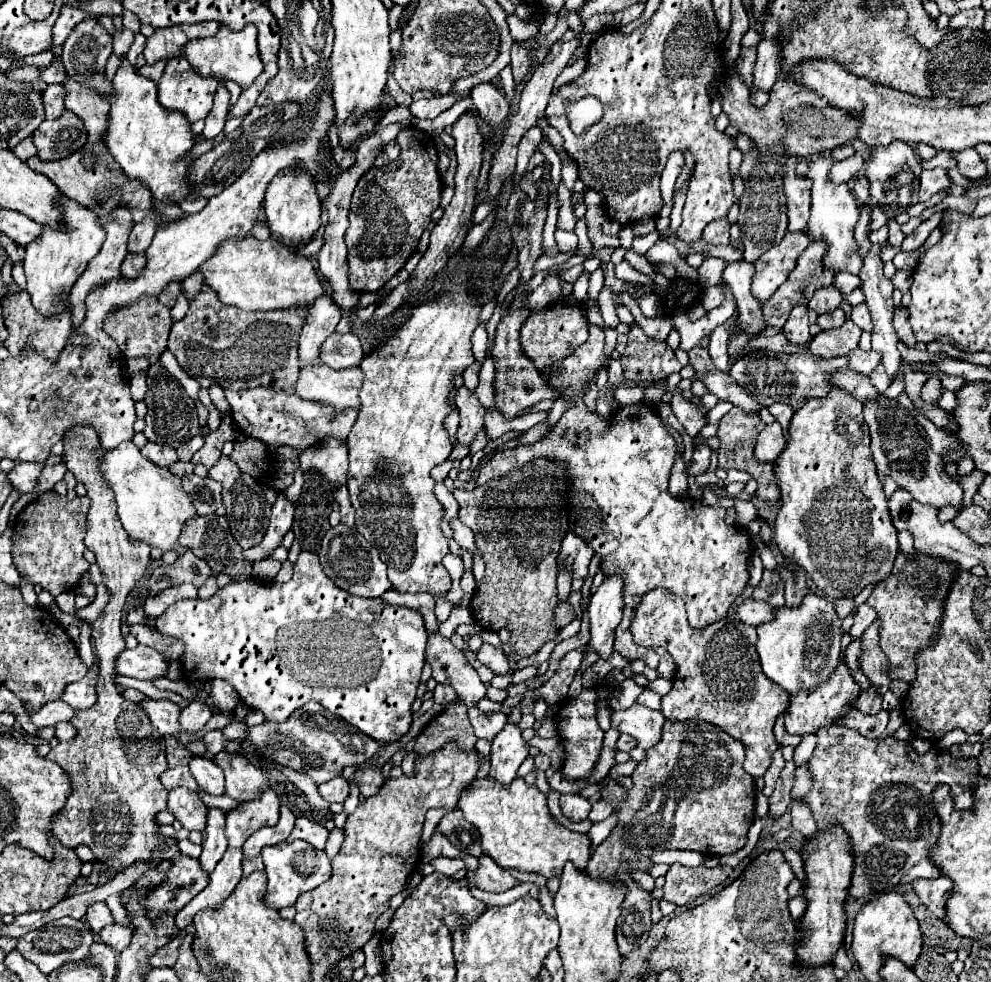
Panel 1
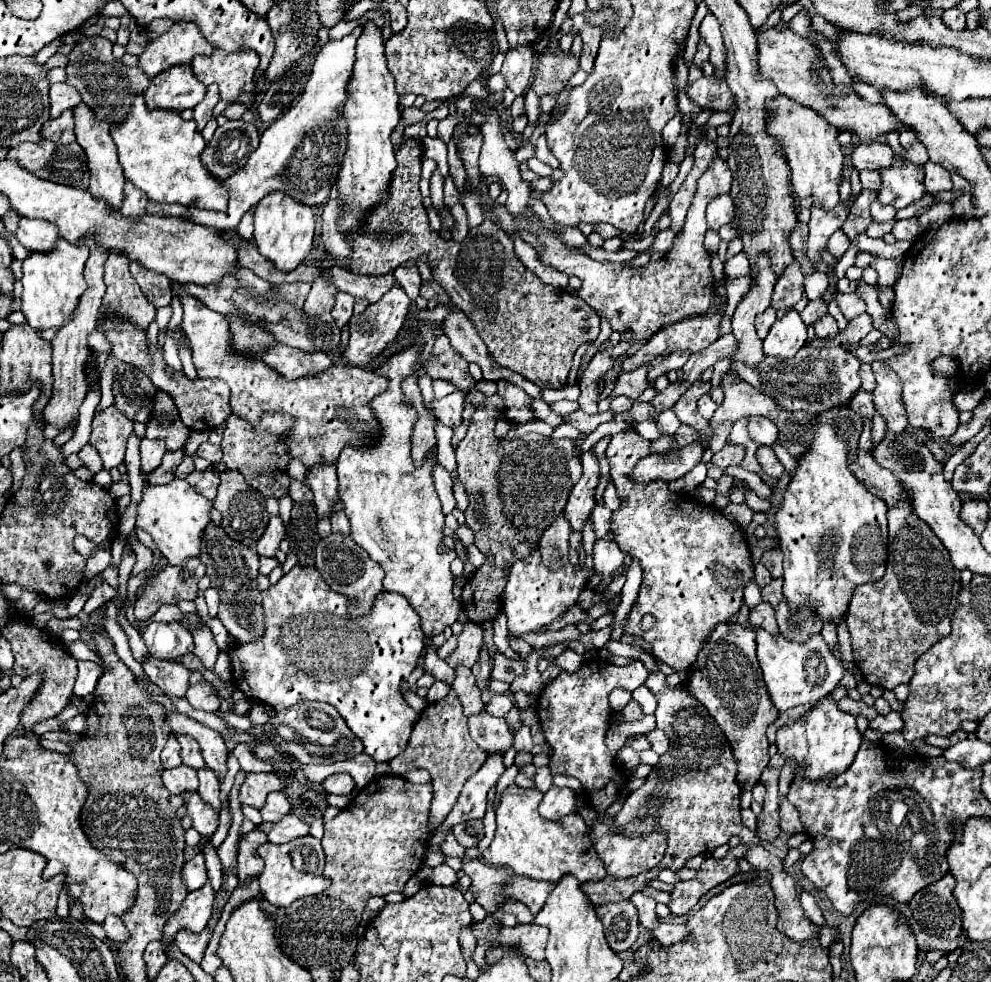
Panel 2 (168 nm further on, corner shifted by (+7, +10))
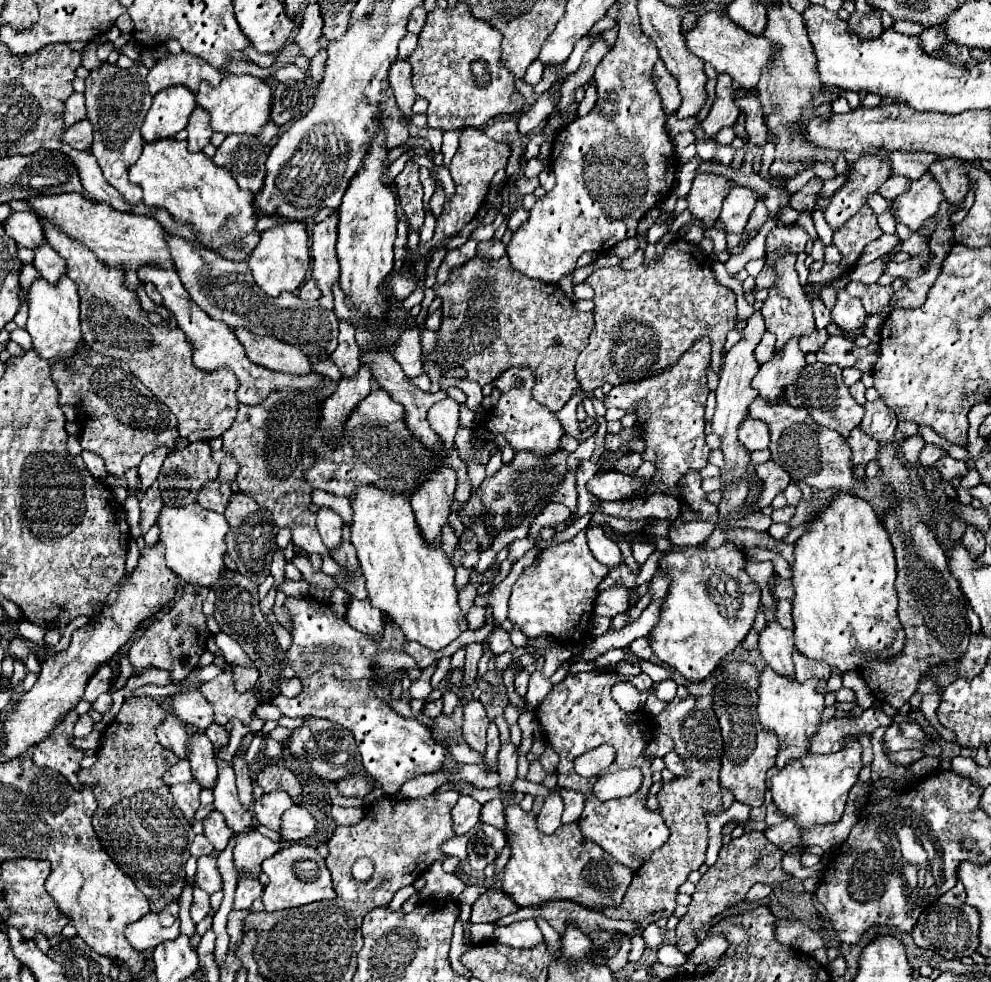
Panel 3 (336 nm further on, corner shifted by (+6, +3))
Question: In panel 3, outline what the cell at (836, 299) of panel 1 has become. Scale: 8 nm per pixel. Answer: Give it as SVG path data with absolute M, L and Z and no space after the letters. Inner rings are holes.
M814 330L812 336L804 336L804 340L800 340L800 350L802 350L804 354L818 352L818 350L826 344L828 338L830 338L830 336L828 336L826 330Z

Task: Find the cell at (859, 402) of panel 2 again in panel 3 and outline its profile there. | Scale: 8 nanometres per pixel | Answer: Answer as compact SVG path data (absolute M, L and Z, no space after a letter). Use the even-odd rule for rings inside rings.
M860 428L852 432L852 436L848 438L848 446L852 450L852 466L866 466L878 454L878 444L870 436L862 434Z

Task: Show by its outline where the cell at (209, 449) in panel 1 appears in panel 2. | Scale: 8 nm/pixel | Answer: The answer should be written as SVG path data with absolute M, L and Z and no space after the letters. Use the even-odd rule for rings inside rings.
M205 441L205 443L199 445L199 449L197 449L195 455L203 457L203 459L209 459L209 461L213 461L213 463L219 463L219 461L221 461L221 447Z

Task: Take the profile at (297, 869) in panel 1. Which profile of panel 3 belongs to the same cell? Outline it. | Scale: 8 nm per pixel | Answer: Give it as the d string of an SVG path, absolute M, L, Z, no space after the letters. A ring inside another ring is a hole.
M292 844L288 848L276 852L272 858L264 860L262 872L270 878L270 884L264 888L264 894L262 894L266 912L274 912L274 910L282 910L282 908L296 908L296 906L304 906L310 902L336 898L332 878L330 878L324 858L310 846Z

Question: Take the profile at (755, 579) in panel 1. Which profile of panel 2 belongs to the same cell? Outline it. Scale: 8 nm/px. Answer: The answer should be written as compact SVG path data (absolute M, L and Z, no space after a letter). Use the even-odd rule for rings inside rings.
M751 579L747 585L745 585L745 605L747 607L751 607L751 605L757 605L757 603L761 603L763 599L761 599L761 591L759 591L759 585Z

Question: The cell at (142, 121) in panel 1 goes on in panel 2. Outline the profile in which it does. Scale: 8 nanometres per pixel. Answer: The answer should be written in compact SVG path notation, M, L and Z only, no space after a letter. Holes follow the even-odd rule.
M137 93L125 119L111 127L111 137L117 145L125 179L145 191L151 201L181 205L195 203L203 209L217 211L227 209L227 193L201 165L199 155L205 149L205 141L201 133L197 133L193 119L185 121L173 109L147 109L143 93Z

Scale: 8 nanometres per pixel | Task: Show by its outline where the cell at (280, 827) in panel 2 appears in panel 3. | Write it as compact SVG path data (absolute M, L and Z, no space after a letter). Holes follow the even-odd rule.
M252 830L248 834L240 834L238 840L236 840L236 846L234 846L234 866L236 866L236 872L238 872L238 878L244 874L244 876L250 876L250 878L258 878L260 876L260 864L270 858L272 854L276 854L280 850L280 842L272 842L270 838L264 838L258 830Z

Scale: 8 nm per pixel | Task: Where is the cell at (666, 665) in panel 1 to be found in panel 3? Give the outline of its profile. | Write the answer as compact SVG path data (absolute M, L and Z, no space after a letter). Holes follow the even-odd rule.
M726 542L714 550L706 550L700 546L680 548L678 552L666 554L660 562L660 568L668 570L674 580L666 594L662 618L658 626L650 632L652 650L662 662L678 670L684 678L692 682L702 682L704 678L708 678L708 674L718 668L726 654L732 654L736 646L744 642L746 634L754 624L756 610L760 608L760 586L746 574L744 554L732 542Z

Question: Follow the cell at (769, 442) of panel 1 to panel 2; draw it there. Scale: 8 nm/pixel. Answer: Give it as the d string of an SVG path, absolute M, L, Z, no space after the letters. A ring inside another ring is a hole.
M751 417L747 423L747 429L749 429L749 437L757 445L773 445L779 433L777 425L767 417Z

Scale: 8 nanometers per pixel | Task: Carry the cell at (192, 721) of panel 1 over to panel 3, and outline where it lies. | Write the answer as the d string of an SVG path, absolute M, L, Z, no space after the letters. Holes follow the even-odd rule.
M230 670L222 672L220 676L216 676L210 682L204 682L200 686L200 692L212 704L214 720L220 726L226 726L234 718L242 720L244 724L250 724L252 712L258 706L254 694L250 690L248 692L236 690Z

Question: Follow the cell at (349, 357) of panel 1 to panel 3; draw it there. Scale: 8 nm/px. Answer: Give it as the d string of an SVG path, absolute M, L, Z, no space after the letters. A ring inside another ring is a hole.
M168 234L166 240L182 284L208 316L222 320L232 328L246 326L256 334L278 336L288 344L296 344L312 362L324 360L336 350L338 318L332 310L322 308L318 302L304 302L296 294L284 294L272 300L270 296L264 296L260 288L256 288L246 262L236 264L232 260L224 260L222 256L216 256L216 252L190 244L182 236Z

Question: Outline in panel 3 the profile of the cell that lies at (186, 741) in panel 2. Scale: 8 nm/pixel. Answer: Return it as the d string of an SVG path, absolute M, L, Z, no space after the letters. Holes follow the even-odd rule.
M166 714L166 718L156 728L156 736L164 748L172 750L180 758L186 758L186 754L188 754L188 732L186 732L184 724L174 714Z

